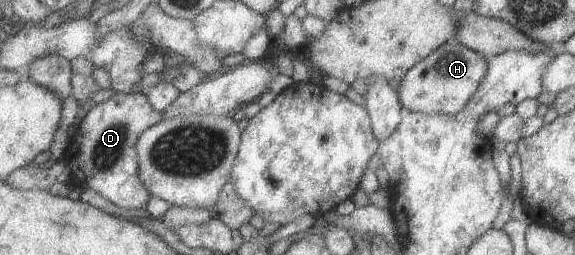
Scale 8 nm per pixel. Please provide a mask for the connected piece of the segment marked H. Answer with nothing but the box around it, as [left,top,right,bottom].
[394,39,485,115]

